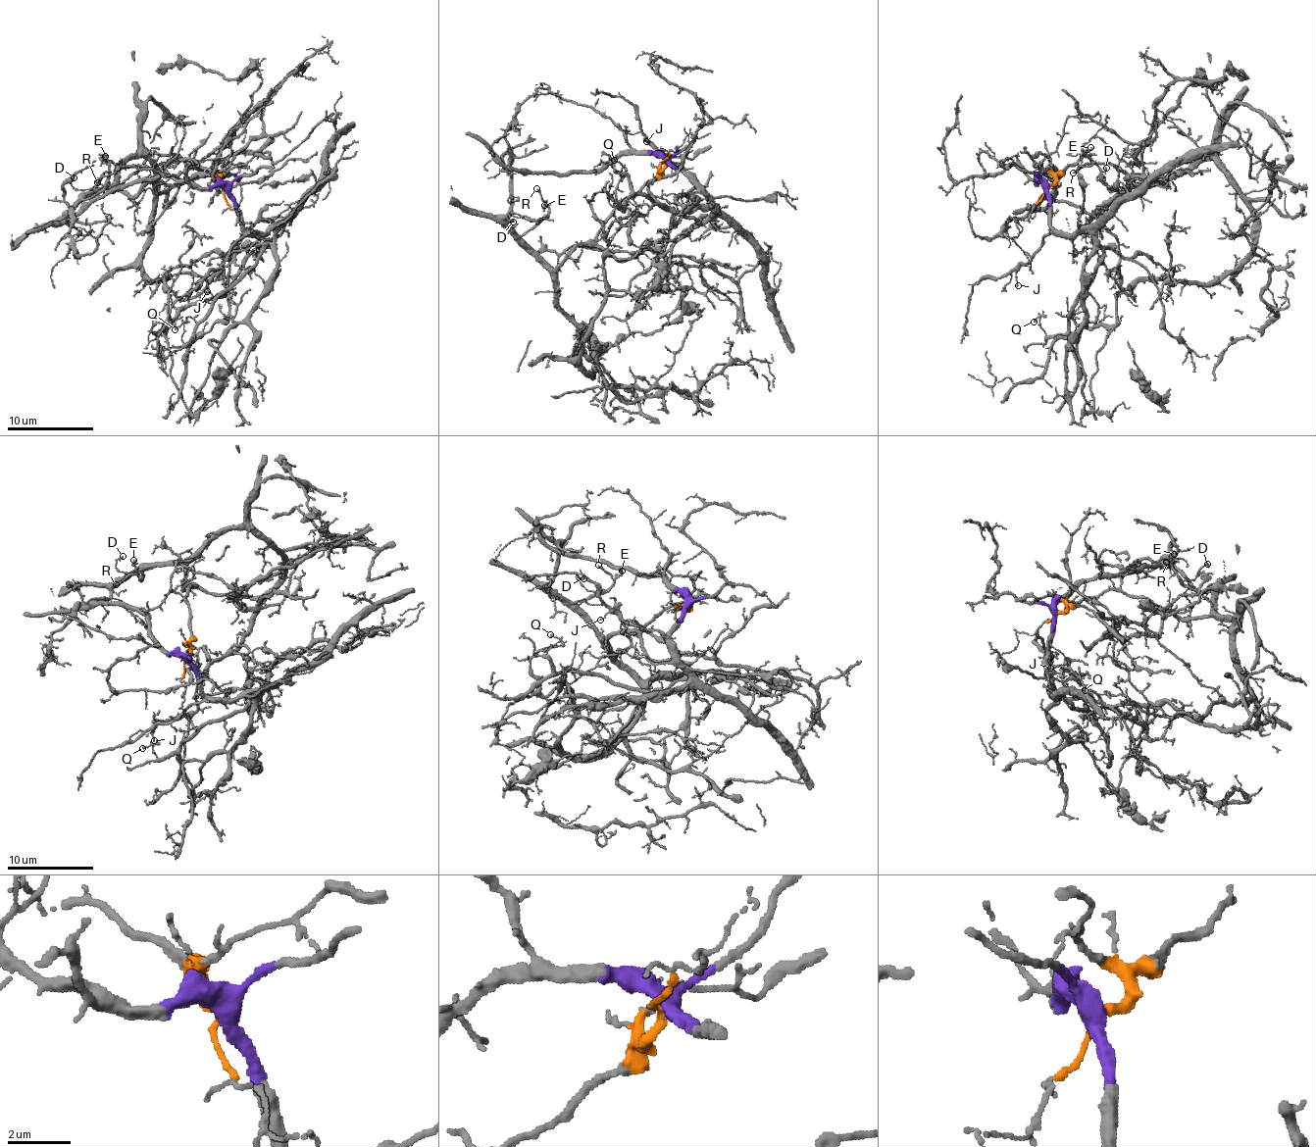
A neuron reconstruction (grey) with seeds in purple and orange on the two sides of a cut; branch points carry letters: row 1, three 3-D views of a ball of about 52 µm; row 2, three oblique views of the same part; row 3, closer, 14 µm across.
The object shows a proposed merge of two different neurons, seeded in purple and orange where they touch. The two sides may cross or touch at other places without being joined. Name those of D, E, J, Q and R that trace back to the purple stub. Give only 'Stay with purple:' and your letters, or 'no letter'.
Stay with purple: J, Q

